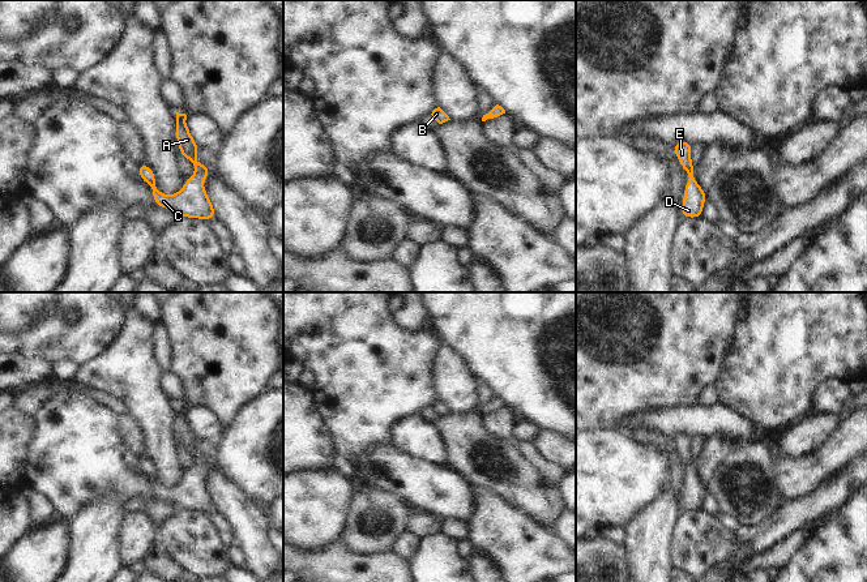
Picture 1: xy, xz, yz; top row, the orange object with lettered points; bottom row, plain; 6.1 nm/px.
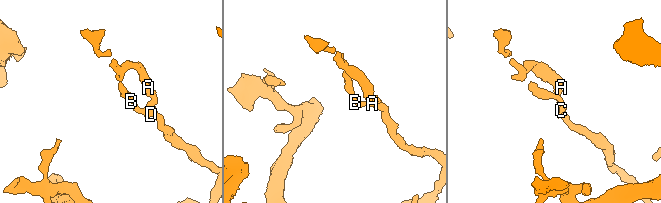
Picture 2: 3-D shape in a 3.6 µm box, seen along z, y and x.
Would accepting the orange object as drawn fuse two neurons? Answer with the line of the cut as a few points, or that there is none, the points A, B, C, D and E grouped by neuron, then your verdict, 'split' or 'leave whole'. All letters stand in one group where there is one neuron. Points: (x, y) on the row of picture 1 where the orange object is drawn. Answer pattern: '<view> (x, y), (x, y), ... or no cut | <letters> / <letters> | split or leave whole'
no cut | A B C D E | leave whole

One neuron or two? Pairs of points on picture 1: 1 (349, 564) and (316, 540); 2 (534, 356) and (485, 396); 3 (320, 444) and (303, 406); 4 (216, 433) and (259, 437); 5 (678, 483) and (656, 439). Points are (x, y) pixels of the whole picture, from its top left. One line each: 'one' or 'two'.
1: two
2: two
3: one
4: two
5: one

